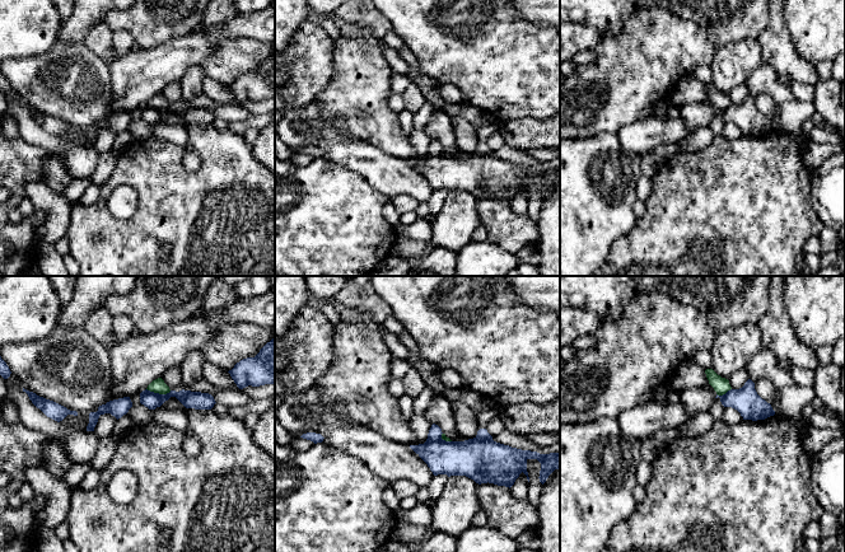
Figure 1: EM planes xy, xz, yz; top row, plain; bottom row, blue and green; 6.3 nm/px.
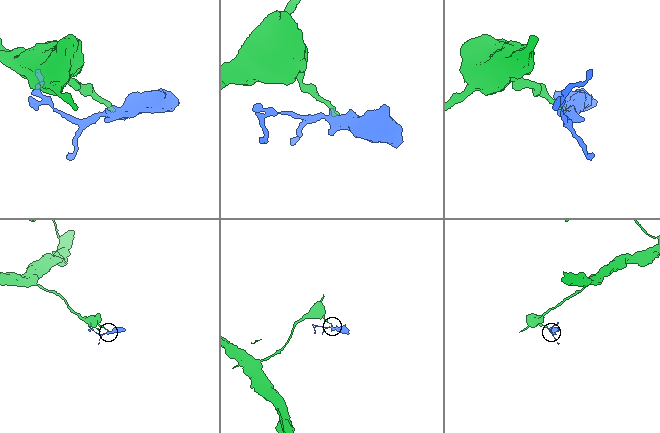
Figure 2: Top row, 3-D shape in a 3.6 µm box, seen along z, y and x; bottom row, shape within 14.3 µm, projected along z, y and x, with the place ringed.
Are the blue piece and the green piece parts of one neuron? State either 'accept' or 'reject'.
reject

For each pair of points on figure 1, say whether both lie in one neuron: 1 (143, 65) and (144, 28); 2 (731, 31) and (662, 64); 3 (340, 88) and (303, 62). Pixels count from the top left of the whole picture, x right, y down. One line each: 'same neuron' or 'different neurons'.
1: different neurons
2: different neurons
3: different neurons

